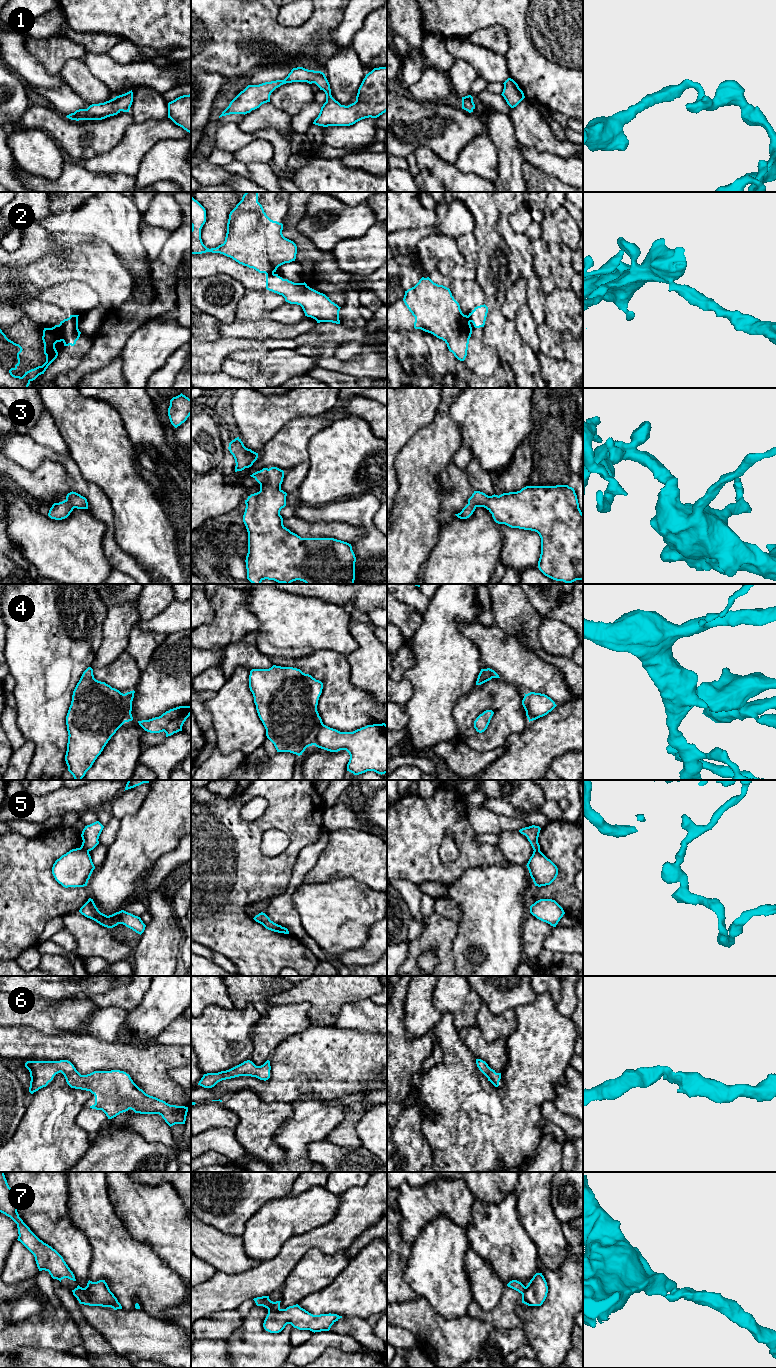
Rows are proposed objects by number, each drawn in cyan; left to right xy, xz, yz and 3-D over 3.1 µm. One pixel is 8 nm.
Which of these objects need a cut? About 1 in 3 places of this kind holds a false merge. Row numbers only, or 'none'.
2, 4, 5

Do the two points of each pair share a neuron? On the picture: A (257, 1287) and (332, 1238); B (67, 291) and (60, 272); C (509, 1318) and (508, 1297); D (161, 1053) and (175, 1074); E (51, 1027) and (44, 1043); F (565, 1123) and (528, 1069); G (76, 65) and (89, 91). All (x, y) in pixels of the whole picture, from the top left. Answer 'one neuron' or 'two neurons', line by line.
A: one neuron
B: two neurons
C: one neuron
D: two neurons
E: two neurons
F: two neurons
G: one neuron

